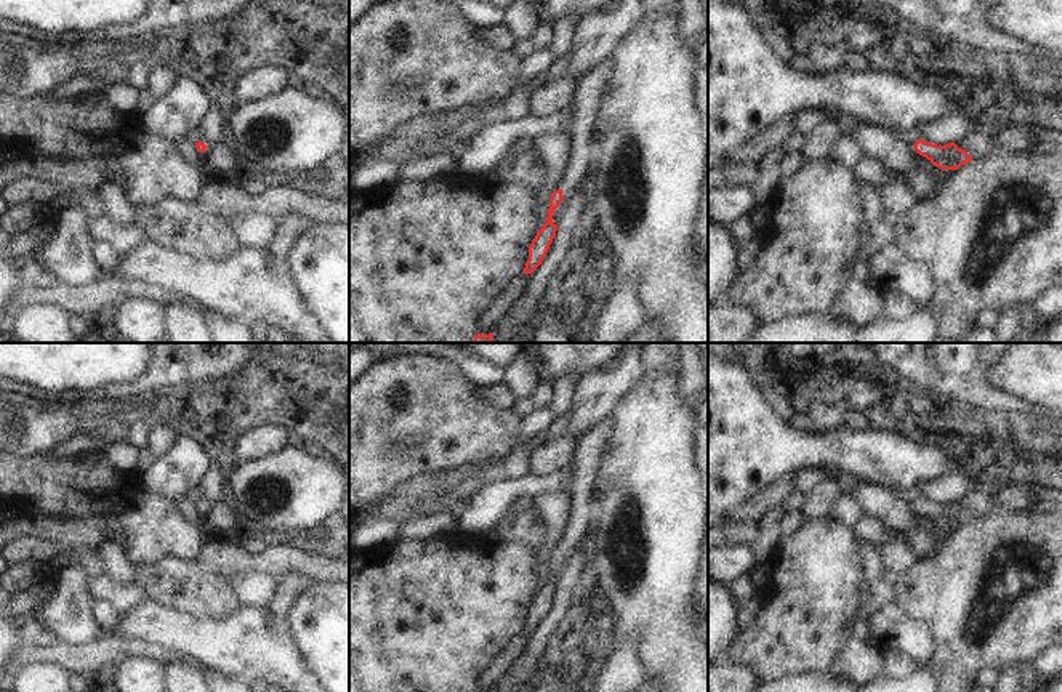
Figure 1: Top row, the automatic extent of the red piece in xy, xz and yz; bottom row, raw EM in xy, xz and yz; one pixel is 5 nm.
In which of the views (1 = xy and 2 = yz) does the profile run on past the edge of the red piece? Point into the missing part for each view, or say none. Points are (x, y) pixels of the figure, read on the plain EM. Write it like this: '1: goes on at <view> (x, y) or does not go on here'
1: does not go on here
2: does not go on here

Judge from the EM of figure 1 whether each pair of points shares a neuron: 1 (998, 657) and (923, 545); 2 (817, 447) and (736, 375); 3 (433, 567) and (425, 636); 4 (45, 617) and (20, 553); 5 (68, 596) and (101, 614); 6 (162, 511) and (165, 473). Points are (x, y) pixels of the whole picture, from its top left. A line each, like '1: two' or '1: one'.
1: two
2: one
3: one
4: two
5: two
6: two

